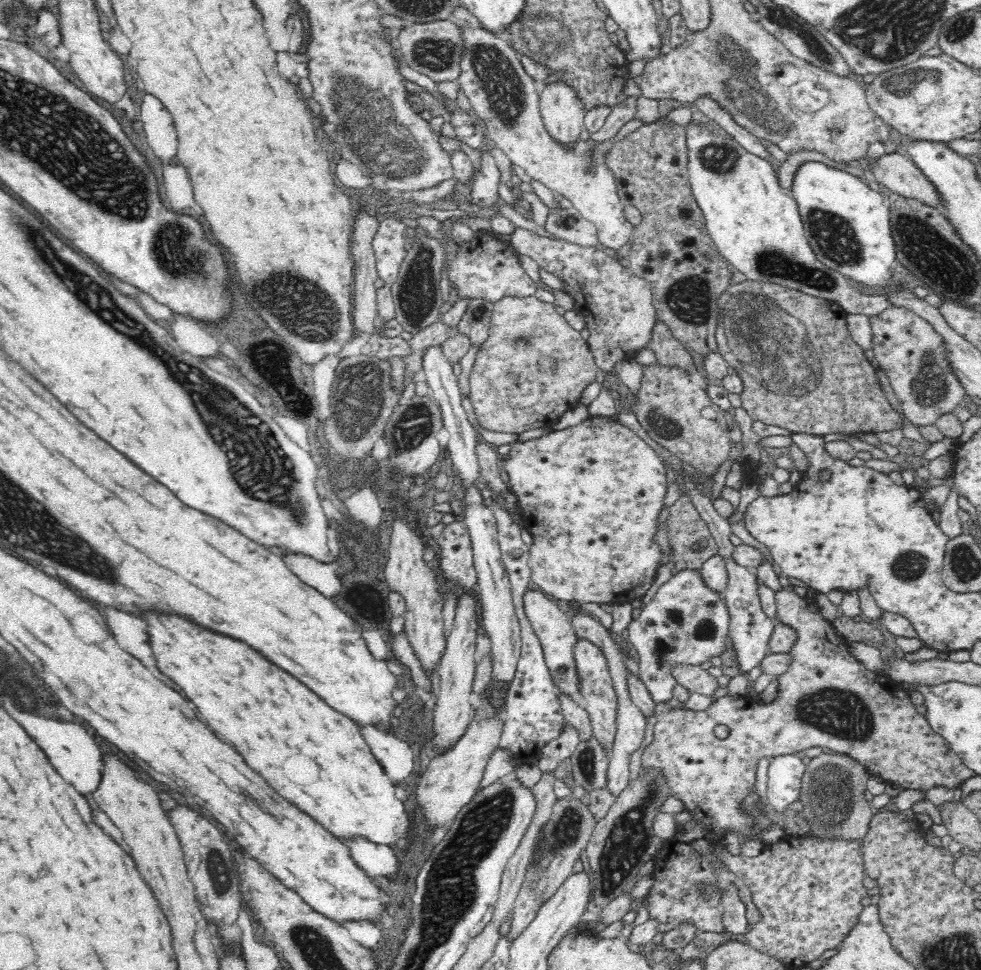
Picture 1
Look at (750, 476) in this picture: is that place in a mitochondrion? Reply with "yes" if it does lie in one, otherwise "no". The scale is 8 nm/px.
no

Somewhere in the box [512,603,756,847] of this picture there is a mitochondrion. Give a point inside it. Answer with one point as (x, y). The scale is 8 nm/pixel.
(587, 762)

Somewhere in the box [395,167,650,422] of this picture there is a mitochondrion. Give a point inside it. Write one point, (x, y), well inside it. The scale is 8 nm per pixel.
(417, 292)

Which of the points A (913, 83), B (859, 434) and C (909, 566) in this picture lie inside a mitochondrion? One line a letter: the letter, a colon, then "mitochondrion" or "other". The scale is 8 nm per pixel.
A: mitochondrion
B: other
C: mitochondrion

